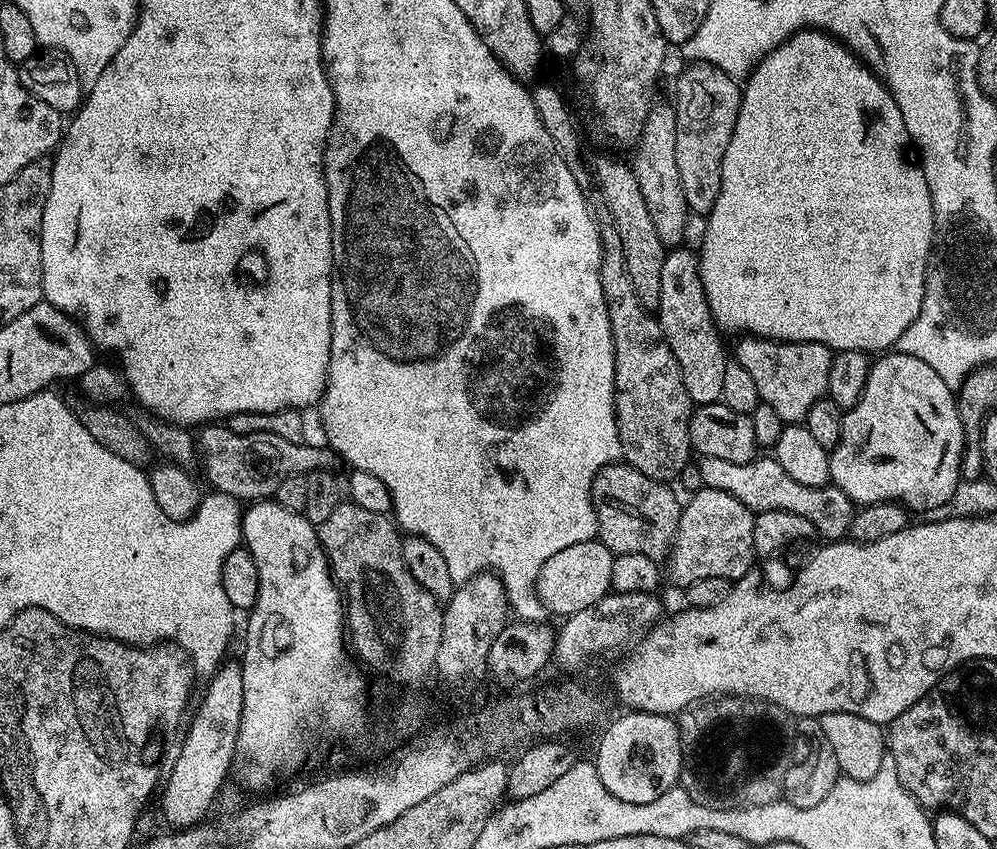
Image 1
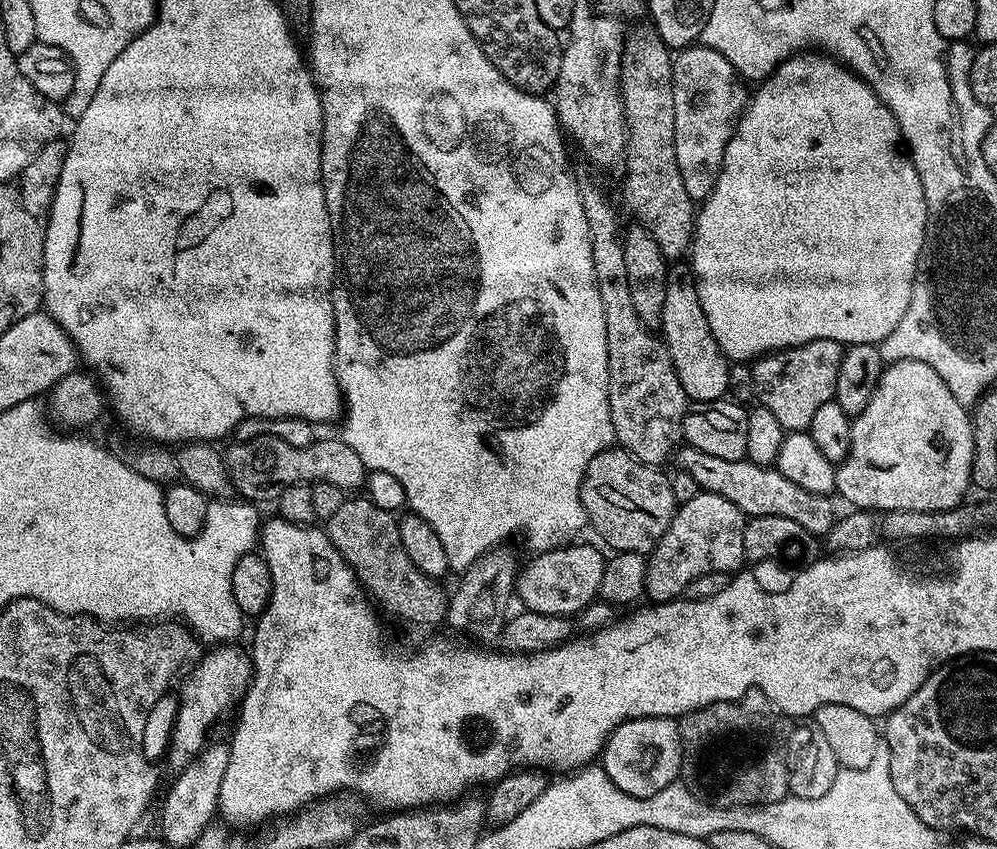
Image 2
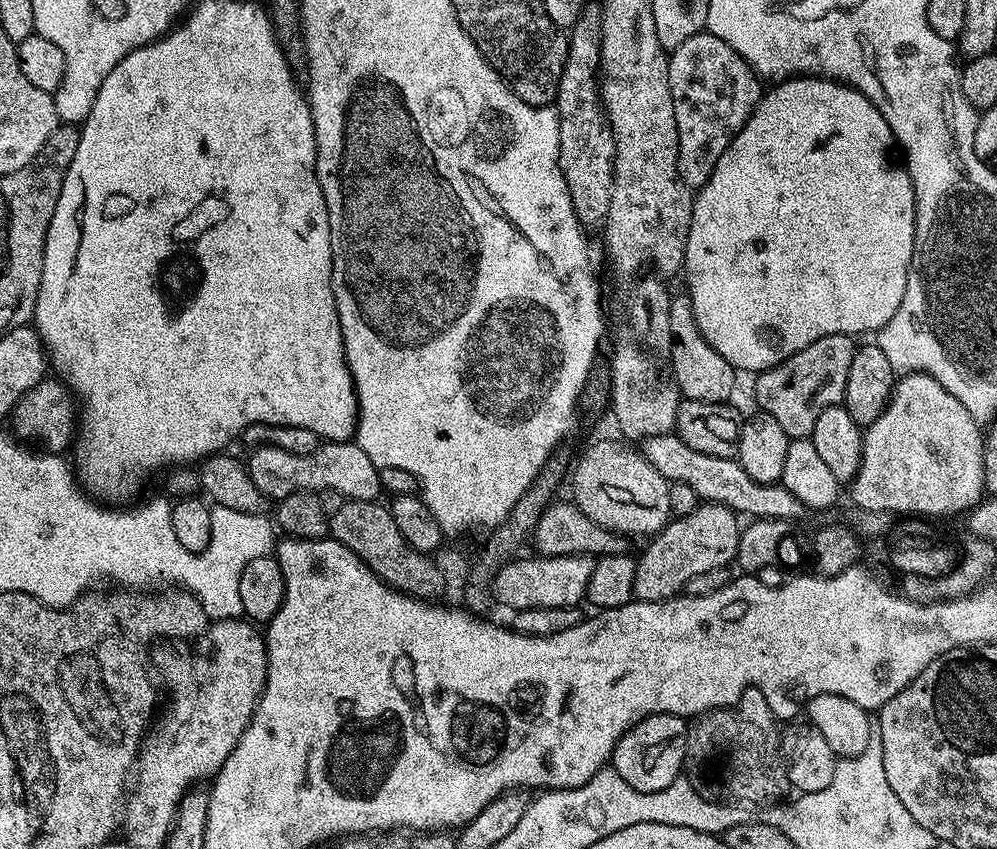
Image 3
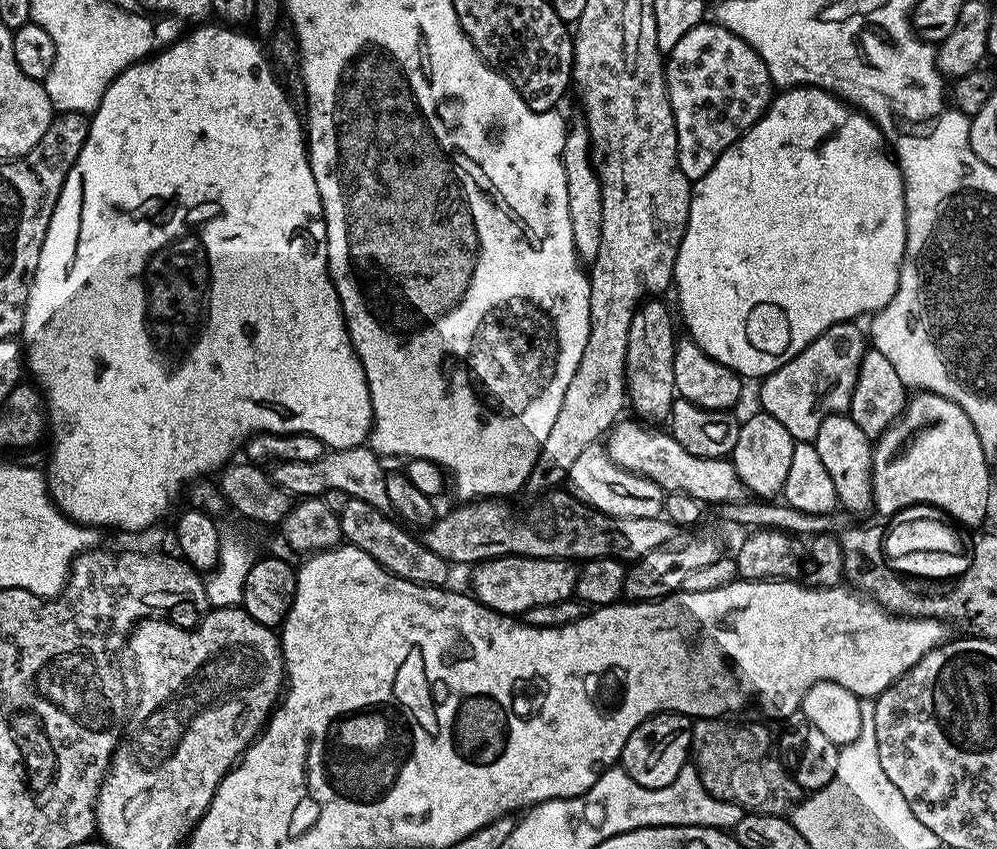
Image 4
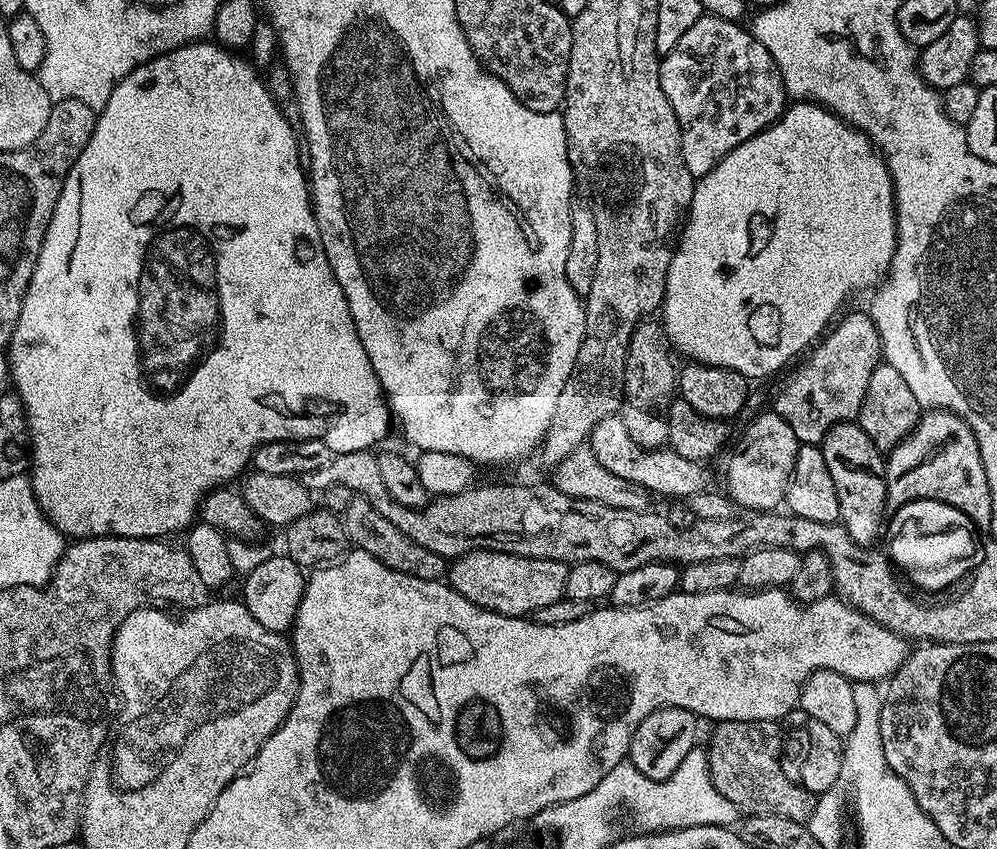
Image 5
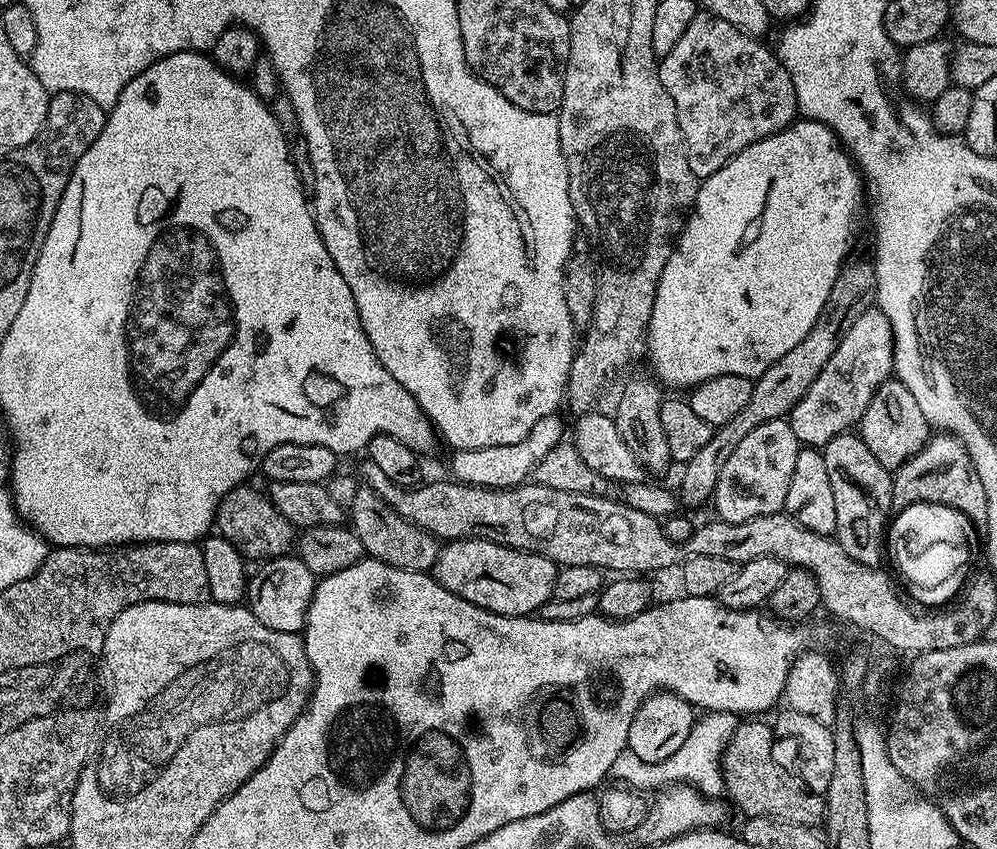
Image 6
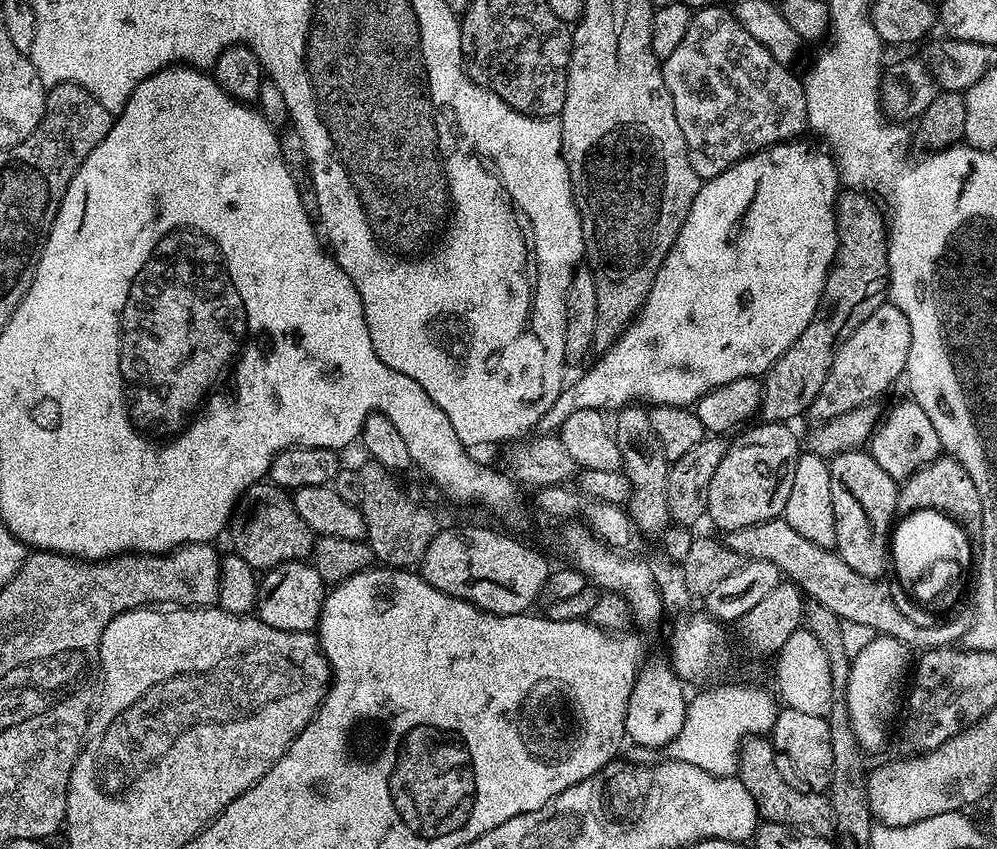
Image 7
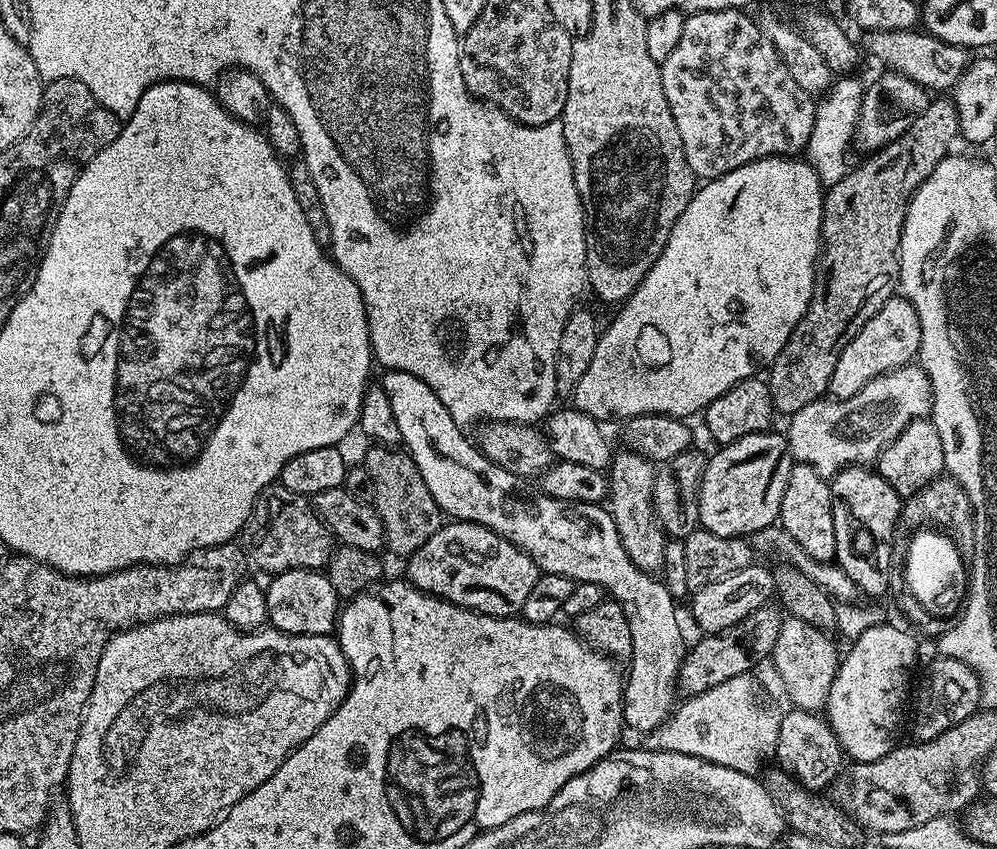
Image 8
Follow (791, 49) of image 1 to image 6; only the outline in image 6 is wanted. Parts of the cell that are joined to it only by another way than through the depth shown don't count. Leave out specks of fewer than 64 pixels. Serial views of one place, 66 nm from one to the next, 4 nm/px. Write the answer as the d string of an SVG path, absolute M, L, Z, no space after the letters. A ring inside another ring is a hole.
M807 118L797 119L778 134L746 146L746 150L730 158L730 162L726 162L722 170L701 180L692 210L685 219L684 229L680 231L666 262L666 270L662 270L662 278L658 282L654 310L650 314L646 333L648 360L652 363L651 375L661 385L669 384L672 388L691 390L696 385L719 376L758 377L774 362L778 362L782 354L790 354L790 350L794 350L794 346L798 346L798 342L802 342L802 338L810 334L814 322L818 322L818 314L822 314L822 306L826 306L826 298L830 298L830 290L834 290L834 282L849 259L848 243L856 236L856 211L864 204L864 192L866 196L860 169L848 149L836 139L834 130L830 130L822 122Z

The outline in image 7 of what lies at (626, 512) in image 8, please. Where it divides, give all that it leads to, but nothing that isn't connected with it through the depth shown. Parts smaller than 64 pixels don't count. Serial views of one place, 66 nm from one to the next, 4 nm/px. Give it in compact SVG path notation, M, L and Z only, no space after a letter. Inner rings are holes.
M629 406L619 409L615 416L614 435L620 451L622 471L632 487L632 493L626 505L628 517L631 518L632 524L641 537L660 538L670 525L666 502L670 461L664 457L658 434L654 434L654 426L650 426L647 407Z

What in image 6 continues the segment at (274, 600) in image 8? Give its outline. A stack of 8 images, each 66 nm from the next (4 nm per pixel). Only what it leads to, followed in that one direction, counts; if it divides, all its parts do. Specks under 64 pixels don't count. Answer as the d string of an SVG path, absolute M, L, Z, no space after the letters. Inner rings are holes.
M285 554L273 556L259 565L255 573L251 573L246 593L246 607L252 611L254 618L262 622L270 630L279 632L303 633L306 614L310 610L312 595L316 589L318 578L300 560L299 555Z

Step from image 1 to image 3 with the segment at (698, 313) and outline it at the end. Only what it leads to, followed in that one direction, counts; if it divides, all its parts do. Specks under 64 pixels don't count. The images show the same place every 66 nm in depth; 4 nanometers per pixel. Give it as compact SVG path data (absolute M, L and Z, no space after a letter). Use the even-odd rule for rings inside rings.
M673 295L670 302L670 338L672 339L672 360L671 379L679 390L681 397L694 402L710 402L711 404L723 404L731 401L732 391L736 388L737 369L733 368L706 338L702 338L702 330L694 318L692 304L688 301L687 295Z

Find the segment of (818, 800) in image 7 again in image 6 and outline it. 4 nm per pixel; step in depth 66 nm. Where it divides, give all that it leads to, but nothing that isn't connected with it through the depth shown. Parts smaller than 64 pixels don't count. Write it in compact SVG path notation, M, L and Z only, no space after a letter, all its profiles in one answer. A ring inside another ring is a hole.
M748 718L737 723L730 742L720 758L720 774L724 778L724 792L727 799L744 811L745 817L769 816L771 820L781 820L787 824L801 824L804 828L815 829L823 825L825 797L805 790L795 779L784 776L784 772L772 761L772 740L774 728L771 723L763 724L763 719Z

